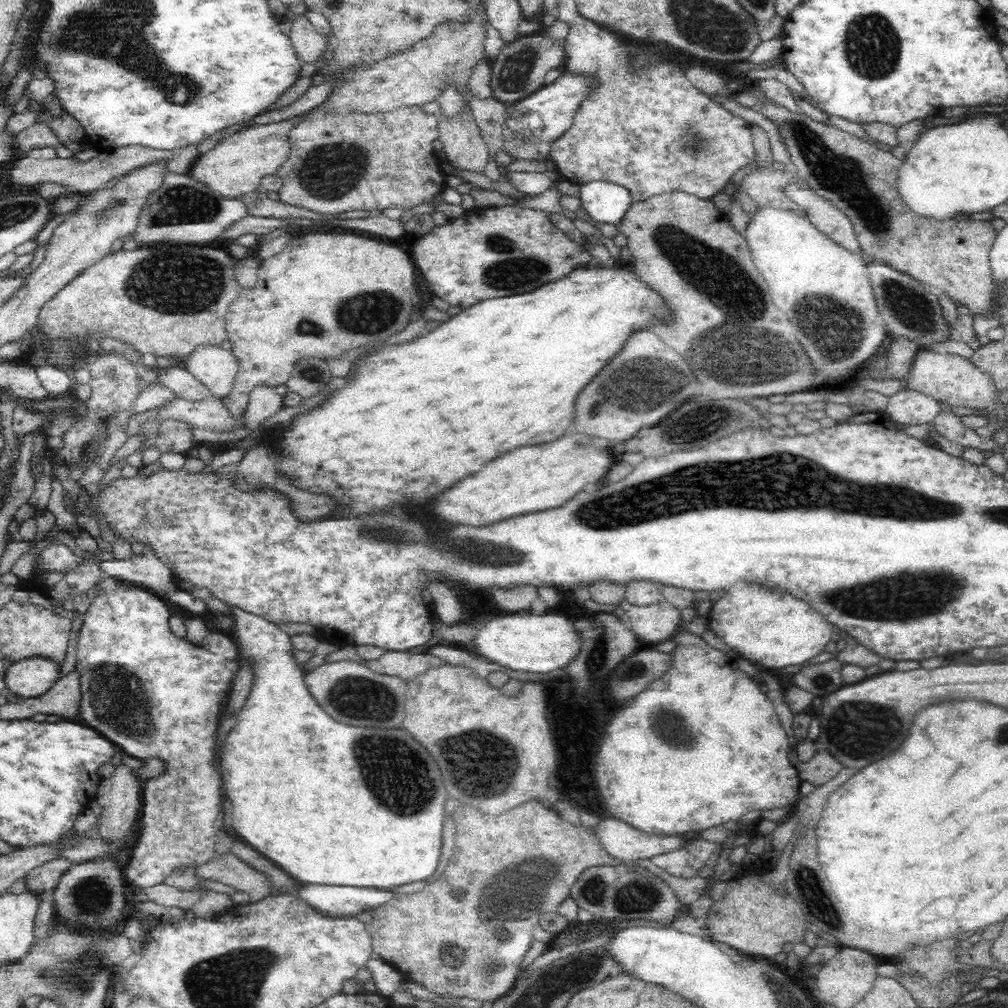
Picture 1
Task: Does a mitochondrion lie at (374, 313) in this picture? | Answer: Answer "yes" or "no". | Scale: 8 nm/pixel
yes

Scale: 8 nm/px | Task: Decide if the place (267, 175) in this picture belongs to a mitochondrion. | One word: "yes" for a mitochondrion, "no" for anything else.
no

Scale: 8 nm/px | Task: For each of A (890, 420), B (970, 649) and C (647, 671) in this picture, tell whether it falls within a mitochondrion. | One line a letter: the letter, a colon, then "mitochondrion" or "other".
A: other
B: other
C: other

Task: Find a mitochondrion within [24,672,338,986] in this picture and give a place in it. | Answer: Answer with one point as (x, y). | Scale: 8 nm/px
(91, 901)

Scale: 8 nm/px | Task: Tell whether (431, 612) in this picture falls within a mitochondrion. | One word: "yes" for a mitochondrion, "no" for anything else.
no

